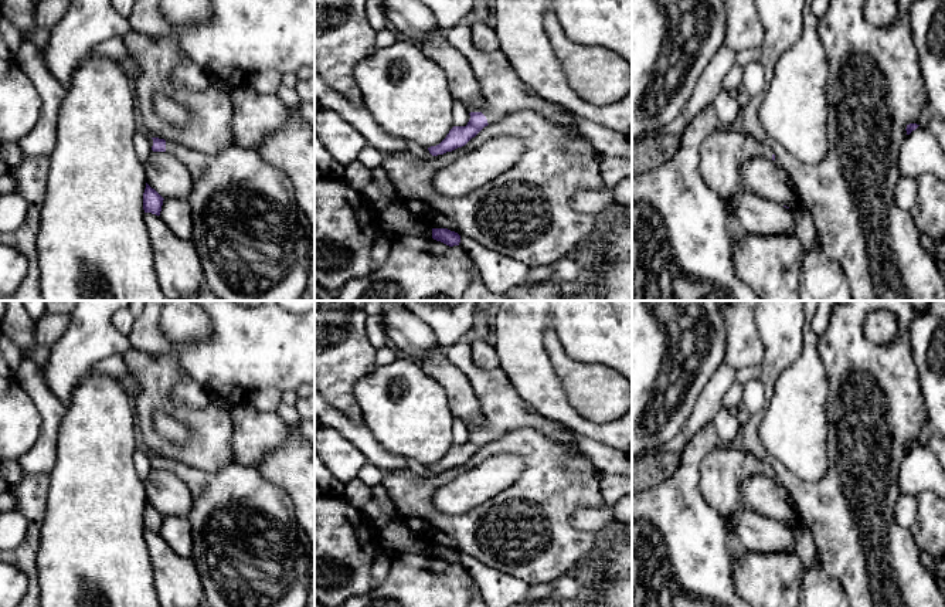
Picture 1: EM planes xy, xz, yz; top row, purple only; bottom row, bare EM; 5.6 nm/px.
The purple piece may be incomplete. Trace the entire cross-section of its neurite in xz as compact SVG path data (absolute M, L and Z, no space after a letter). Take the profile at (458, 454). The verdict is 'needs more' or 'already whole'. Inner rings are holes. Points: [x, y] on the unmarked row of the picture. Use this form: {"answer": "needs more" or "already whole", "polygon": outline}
{"answer": "needs more", "polygon": "M460 340L446 349L445 355L453 366L468 376L472 390L485 413L486 425L482 430L470 430L466 444L453 444L439 462L428 465L432 474L465 464L485 444L521 427L533 427L555 442L562 444L571 454L588 460L575 447L572 431L561 423L544 418L528 406L519 396L513 383L500 367L493 370L479 369L473 363L470 343Z"}

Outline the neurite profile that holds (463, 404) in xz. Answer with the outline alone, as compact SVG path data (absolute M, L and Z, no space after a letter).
M429 350L421 367L445 390L453 418L460 420L469 430L482 430L486 425L485 413L468 376L446 359L445 350Z

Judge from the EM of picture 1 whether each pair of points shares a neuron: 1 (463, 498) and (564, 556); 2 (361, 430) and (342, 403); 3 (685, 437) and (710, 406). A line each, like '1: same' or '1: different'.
1: different
2: different
3: same

